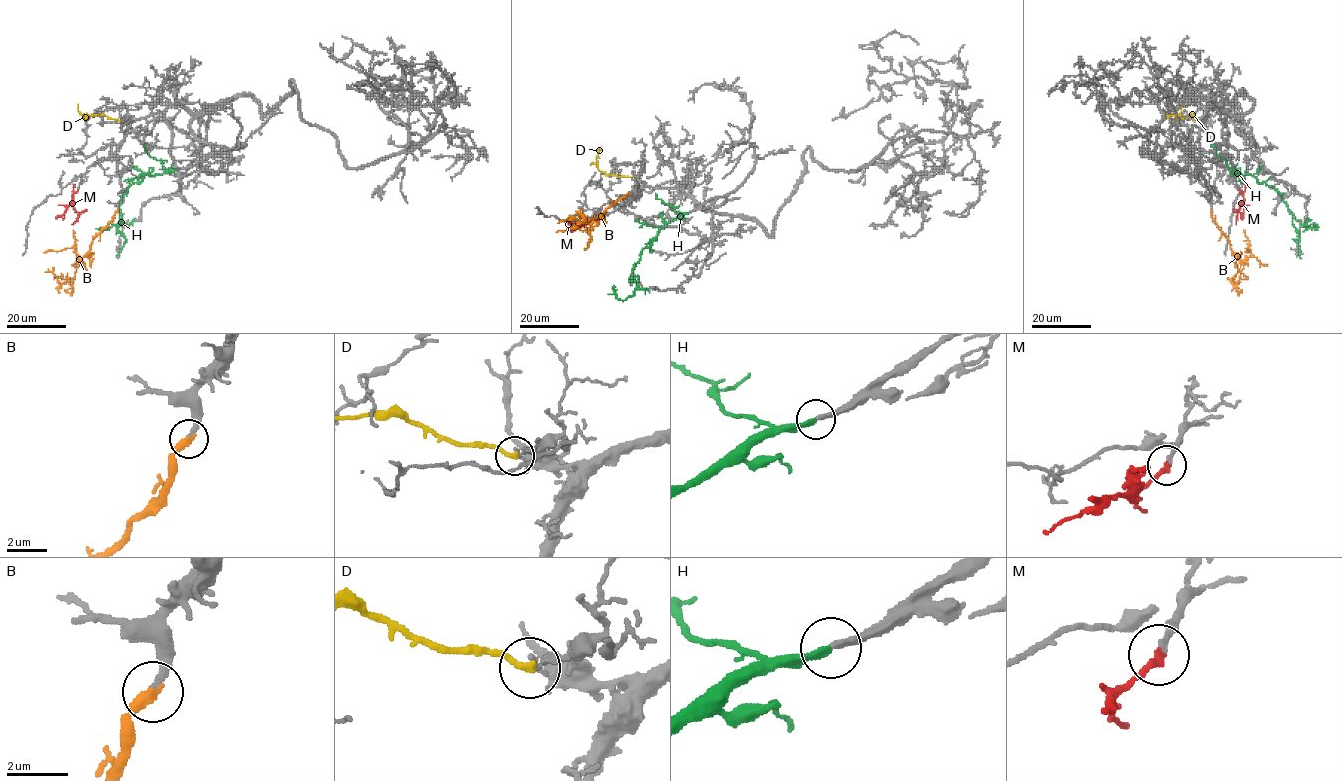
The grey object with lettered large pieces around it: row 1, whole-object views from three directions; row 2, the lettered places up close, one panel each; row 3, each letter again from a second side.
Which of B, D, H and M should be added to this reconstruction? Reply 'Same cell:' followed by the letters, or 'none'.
Same cell: B, M

